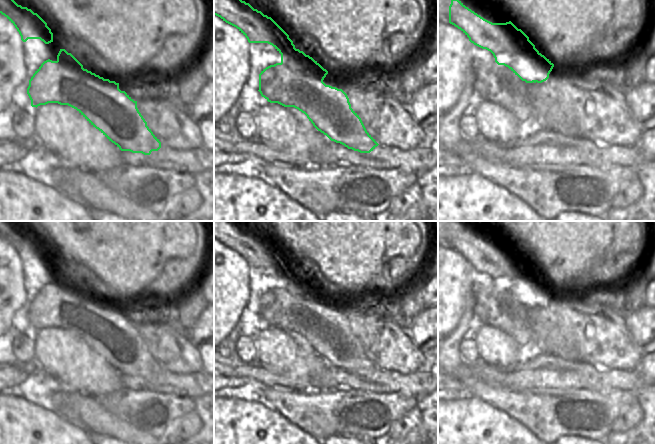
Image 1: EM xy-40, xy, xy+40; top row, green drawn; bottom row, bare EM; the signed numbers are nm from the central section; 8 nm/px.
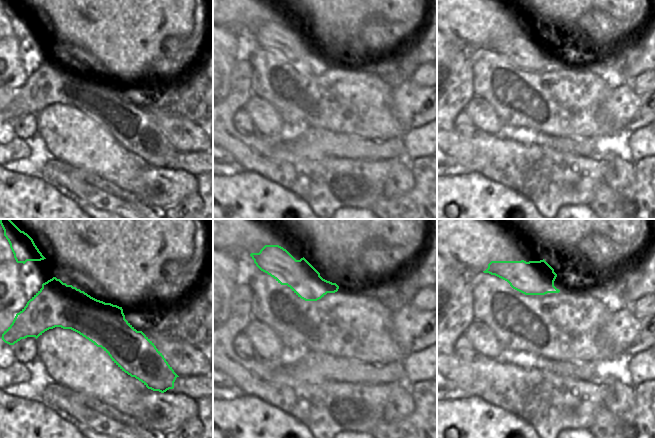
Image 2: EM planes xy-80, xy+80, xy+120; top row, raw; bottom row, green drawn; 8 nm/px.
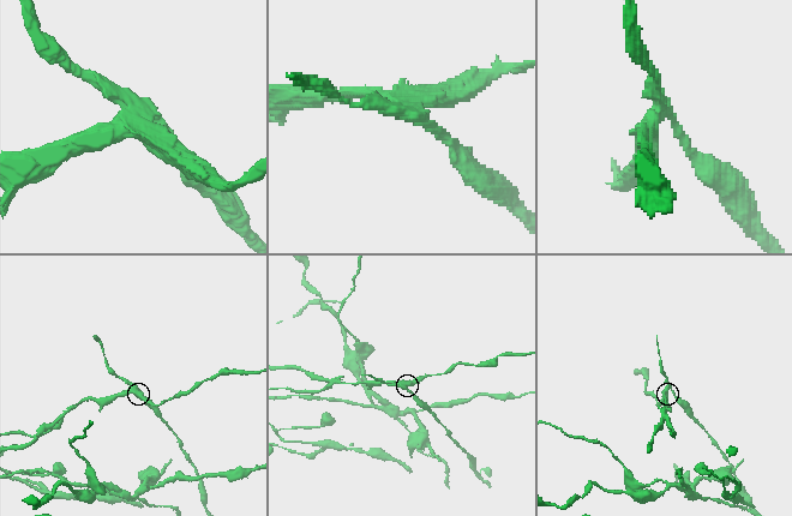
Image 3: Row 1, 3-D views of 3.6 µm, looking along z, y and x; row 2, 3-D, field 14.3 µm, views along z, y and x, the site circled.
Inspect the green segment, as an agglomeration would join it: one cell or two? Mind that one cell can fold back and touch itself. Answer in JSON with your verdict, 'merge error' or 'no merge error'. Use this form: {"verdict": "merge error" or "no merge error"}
{"verdict": "merge error"}

